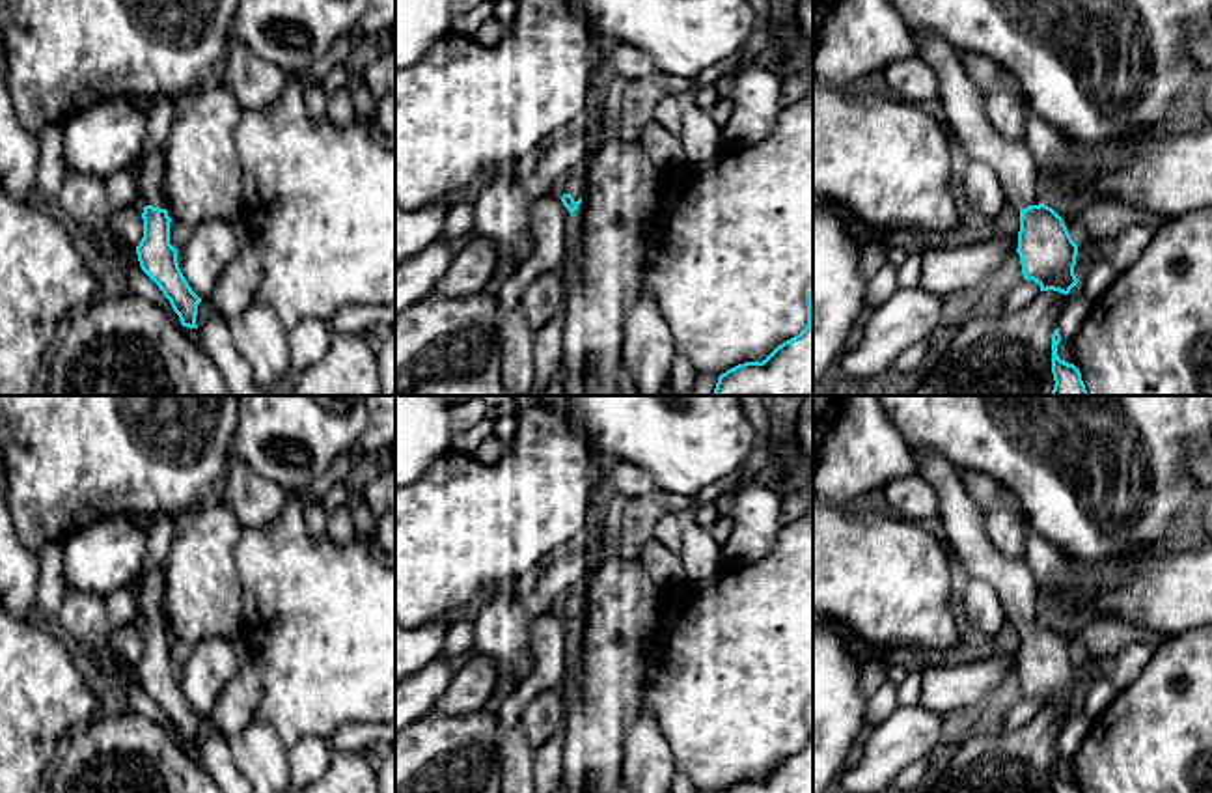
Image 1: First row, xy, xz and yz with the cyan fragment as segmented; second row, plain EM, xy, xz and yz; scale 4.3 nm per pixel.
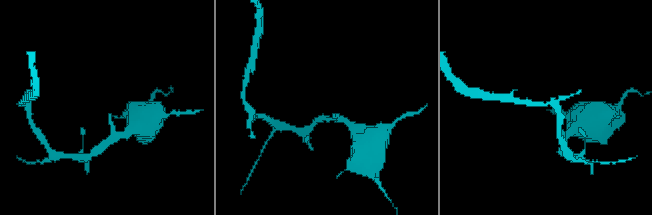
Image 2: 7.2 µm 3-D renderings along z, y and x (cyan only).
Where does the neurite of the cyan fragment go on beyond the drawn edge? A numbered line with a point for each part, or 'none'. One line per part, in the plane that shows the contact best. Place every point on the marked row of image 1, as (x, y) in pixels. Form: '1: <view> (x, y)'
1: yz (963, 101)

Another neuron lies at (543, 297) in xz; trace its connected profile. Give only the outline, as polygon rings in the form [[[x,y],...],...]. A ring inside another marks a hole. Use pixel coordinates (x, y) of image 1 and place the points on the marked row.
[[[559,271],[543,272],[526,287],[520,308],[533,332],[556,317],[563,304],[563,295]]]

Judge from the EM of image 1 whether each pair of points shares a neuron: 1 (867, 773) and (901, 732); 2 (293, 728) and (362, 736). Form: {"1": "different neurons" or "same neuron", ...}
{"1": "same neuron", "2": "different neurons"}

